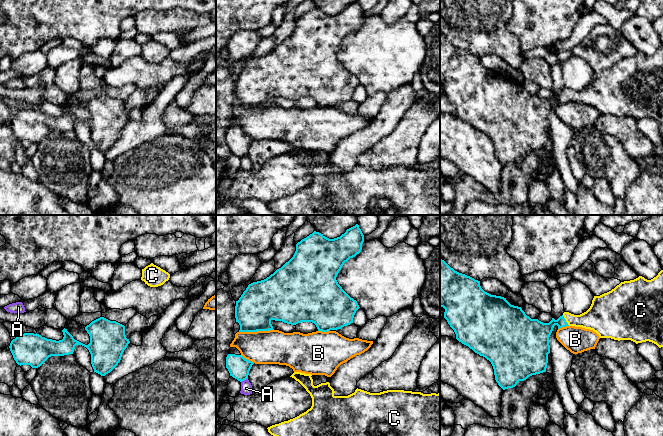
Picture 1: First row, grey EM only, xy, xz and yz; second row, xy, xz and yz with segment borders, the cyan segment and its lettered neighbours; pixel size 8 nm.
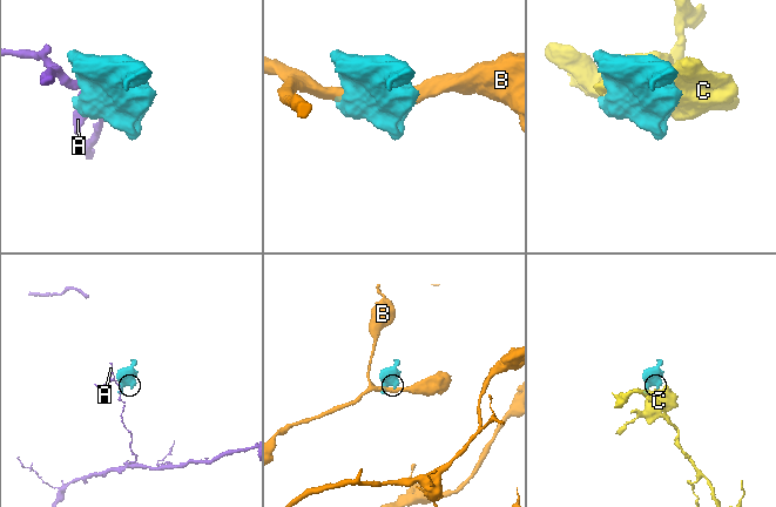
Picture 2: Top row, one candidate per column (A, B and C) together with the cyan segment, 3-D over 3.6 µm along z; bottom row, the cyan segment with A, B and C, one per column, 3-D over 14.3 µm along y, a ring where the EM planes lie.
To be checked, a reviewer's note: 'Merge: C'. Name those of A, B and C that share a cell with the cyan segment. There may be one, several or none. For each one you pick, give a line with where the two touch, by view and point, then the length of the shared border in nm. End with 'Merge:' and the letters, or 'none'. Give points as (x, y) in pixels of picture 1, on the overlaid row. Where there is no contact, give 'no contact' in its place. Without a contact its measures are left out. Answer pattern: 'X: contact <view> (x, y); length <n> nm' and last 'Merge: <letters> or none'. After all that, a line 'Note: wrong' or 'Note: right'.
C: contact yz (565, 320); length 110 nm
Merge: C
Note: right

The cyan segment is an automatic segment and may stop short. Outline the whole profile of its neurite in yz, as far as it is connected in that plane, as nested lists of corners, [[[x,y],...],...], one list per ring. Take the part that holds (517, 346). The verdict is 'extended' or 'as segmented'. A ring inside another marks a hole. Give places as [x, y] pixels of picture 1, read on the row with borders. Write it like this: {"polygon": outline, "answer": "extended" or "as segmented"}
{"polygon": [[[440,258],[441,307],[445,309],[444,318],[454,330],[456,339],[491,362],[495,380],[503,390],[515,387],[519,381],[524,381],[532,375],[546,372],[550,353],[549,337],[555,325],[558,329],[566,326],[590,329],[600,338],[631,340],[636,344],[649,341],[659,348],[663,347],[663,270],[651,280],[639,276],[634,280],[621,282],[607,293],[594,296],[590,308],[580,315],[564,312],[557,320],[552,318],[549,323],[543,323],[538,319],[531,319],[521,307],[511,305],[506,298],[485,292],[480,281],[455,271]]], "answer": "extended"}

